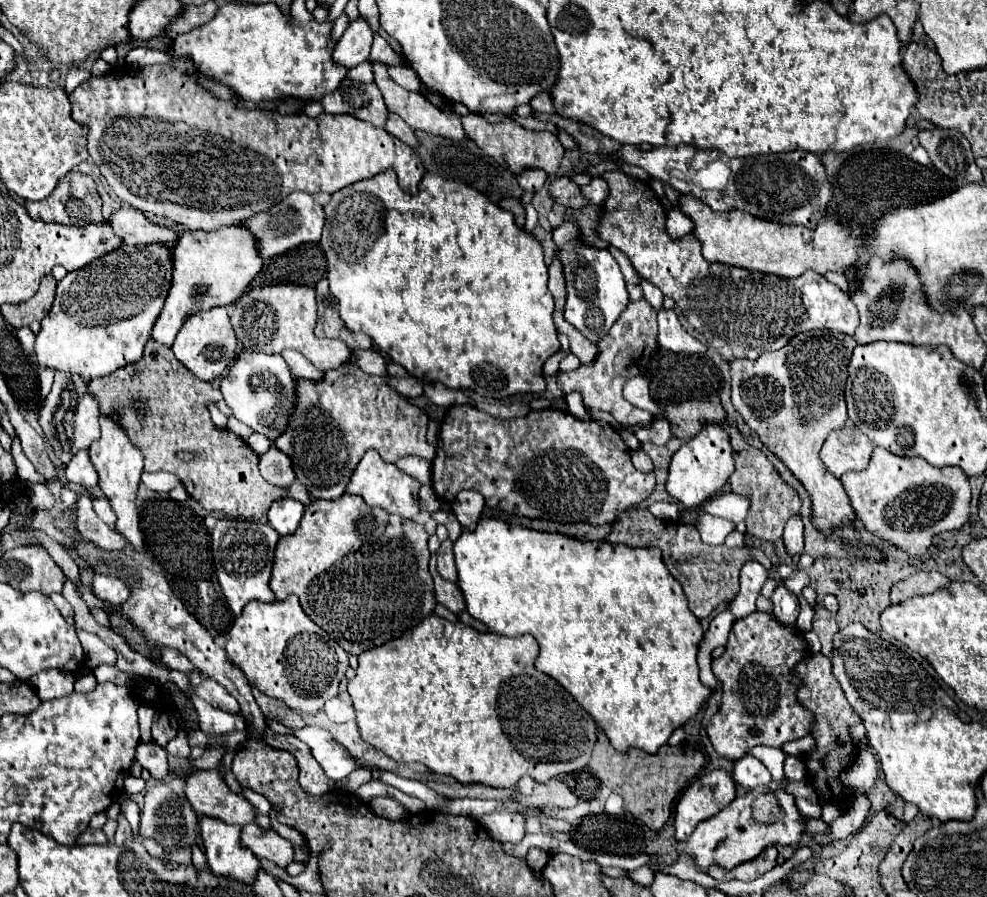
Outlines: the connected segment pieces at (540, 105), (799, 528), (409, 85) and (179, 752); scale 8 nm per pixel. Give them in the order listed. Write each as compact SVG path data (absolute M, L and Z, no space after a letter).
M540 91L540 93L530 101L530 105L532 105L534 111L554 115L554 103L552 103L552 97L550 97L548 91Z
M796 513L790 517L784 529L784 545L788 555L800 555L804 549L804 525L802 525L802 515Z
M388 65L386 67L388 69L388 73L390 73L390 77L396 81L396 83L400 83L404 89L408 89L408 91L418 91L420 89L420 81L418 81L418 75L414 73L414 69L410 69L410 67L402 67L402 65L398 65L398 67L392 67L392 65Z
M182 727L179 728L177 736L166 745L166 750L179 758L189 758L191 748L188 744L187 732Z

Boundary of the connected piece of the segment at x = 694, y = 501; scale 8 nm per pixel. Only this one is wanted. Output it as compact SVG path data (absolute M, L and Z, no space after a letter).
M706 425L696 437L692 437L686 445L682 445L672 461L670 471L666 479L666 491L684 507L684 509L696 509L702 503L706 503L710 497L714 497L730 479L734 473L734 459L732 459L732 447L728 441L728 435L722 425Z

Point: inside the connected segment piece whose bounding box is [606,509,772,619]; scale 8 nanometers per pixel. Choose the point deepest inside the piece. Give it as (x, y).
(709, 575)

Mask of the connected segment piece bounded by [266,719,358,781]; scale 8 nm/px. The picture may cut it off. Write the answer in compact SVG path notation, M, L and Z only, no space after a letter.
M266 719L266 725L270 731L274 731L278 735L294 735L300 741L304 741L312 749L312 755L316 757L316 761L320 763L320 767L332 781L340 781L358 769L358 763L348 753L348 749L342 747L340 743L336 743L336 739L332 739L332 735L328 731L324 731L316 725L302 727L302 729L290 729L290 727L272 723L270 719Z

